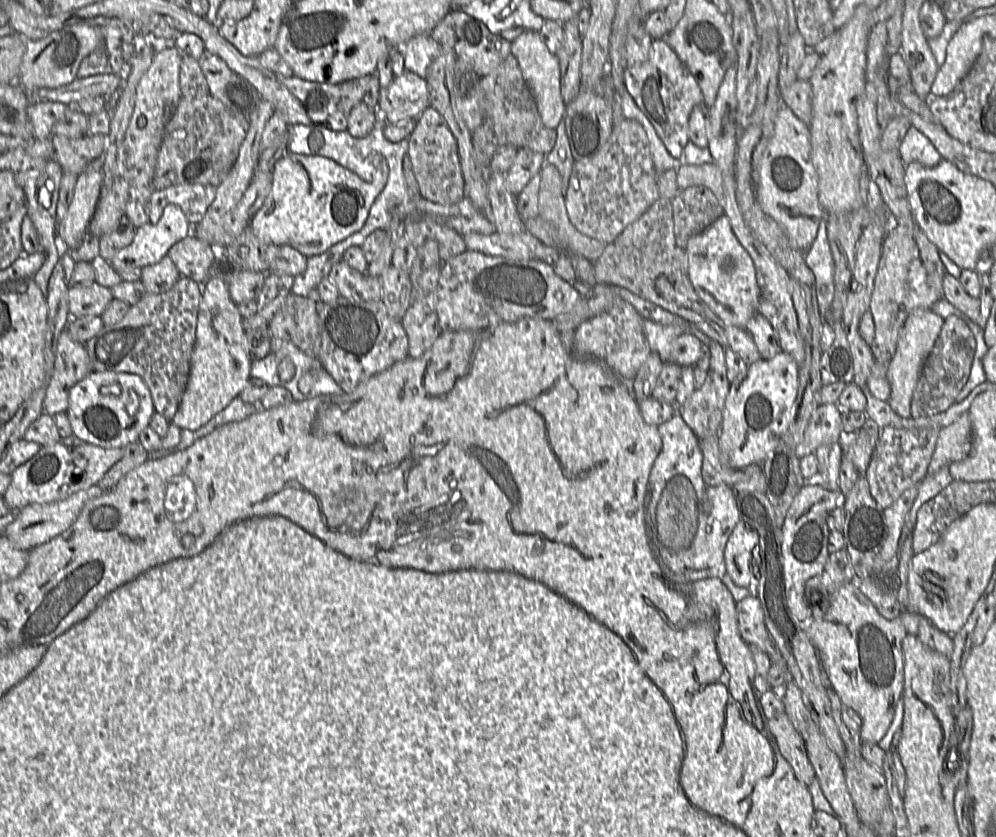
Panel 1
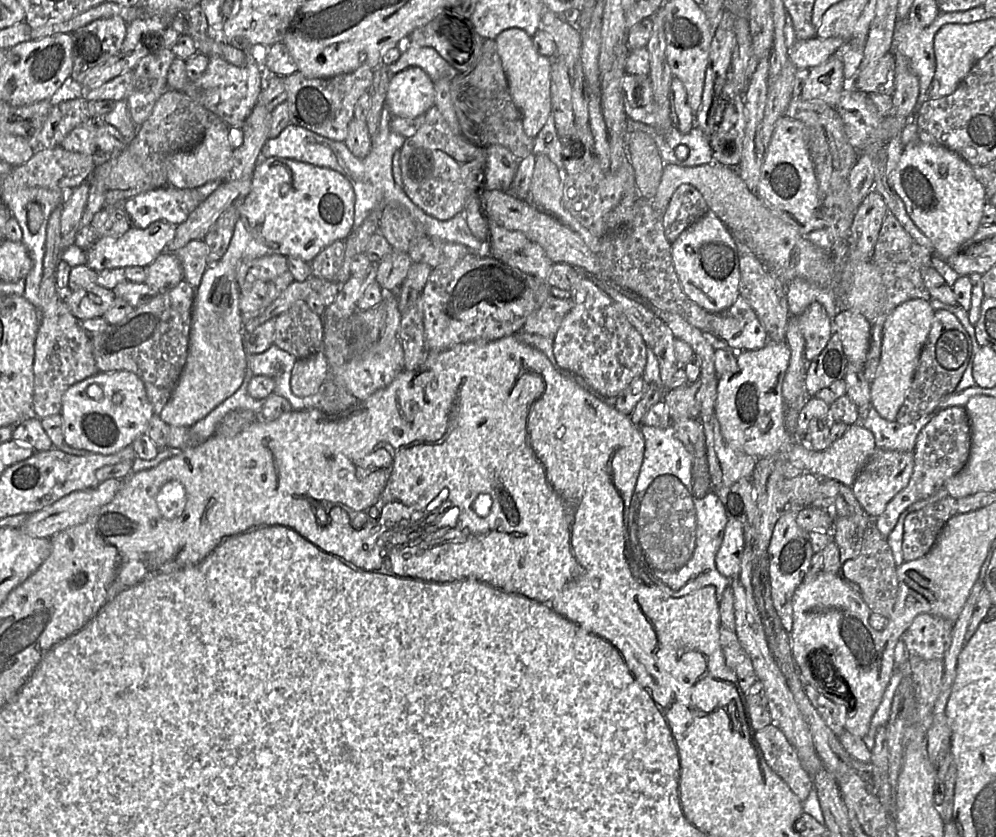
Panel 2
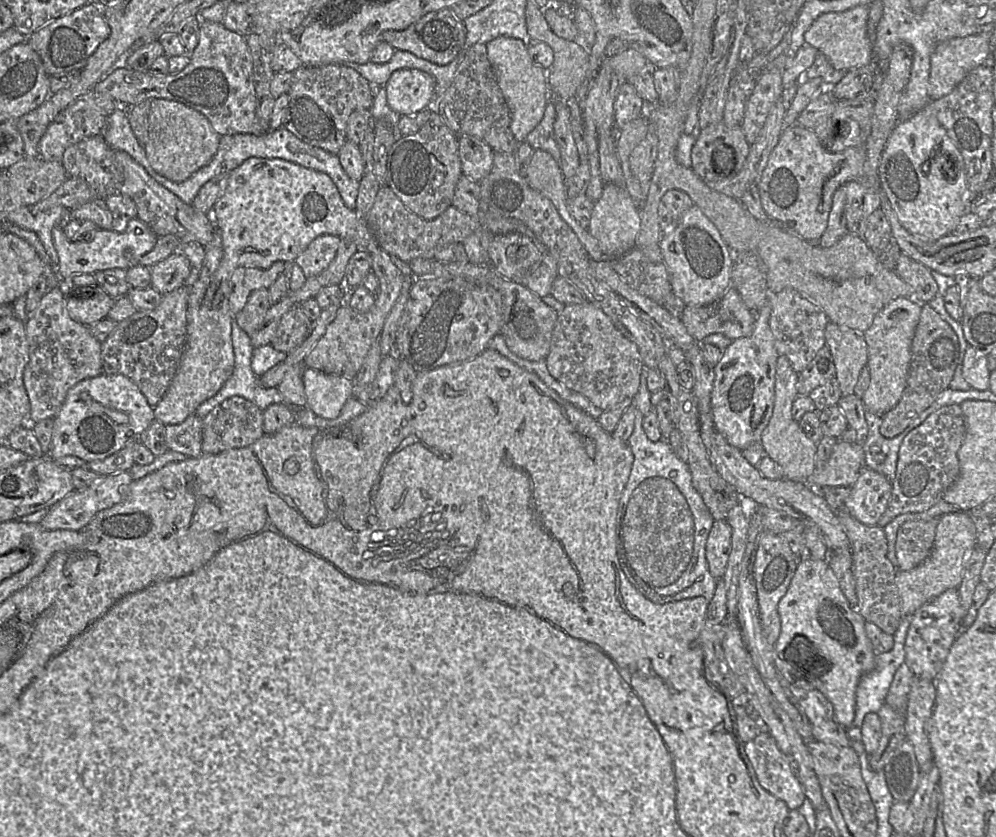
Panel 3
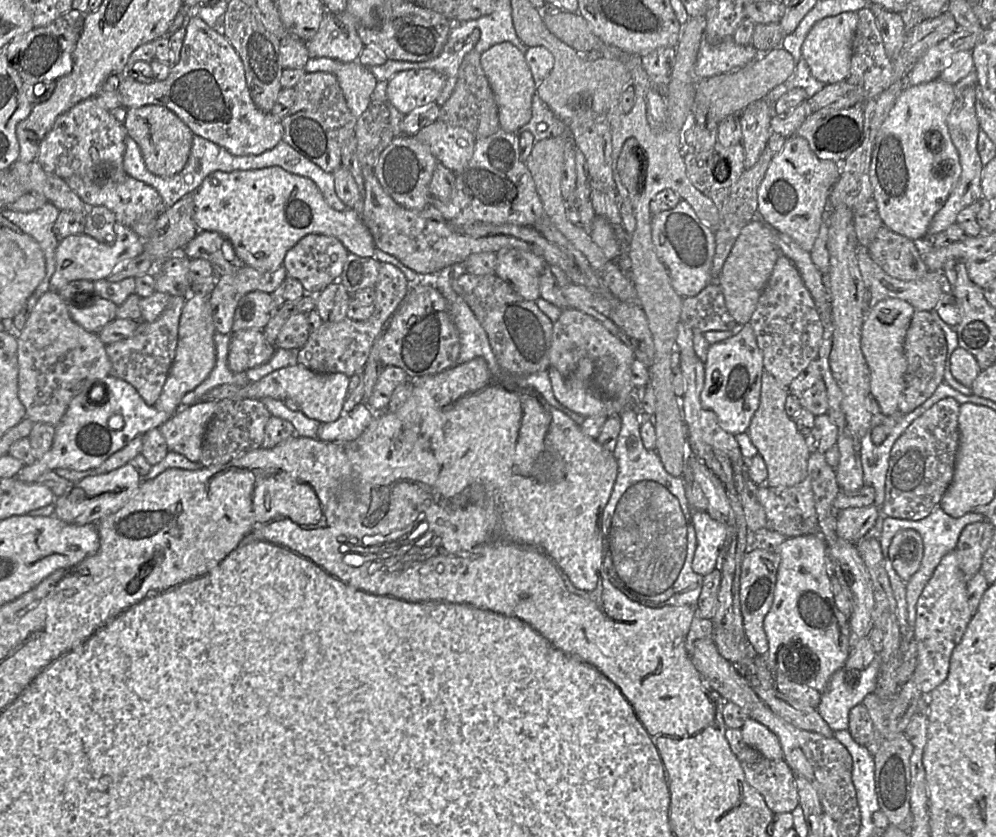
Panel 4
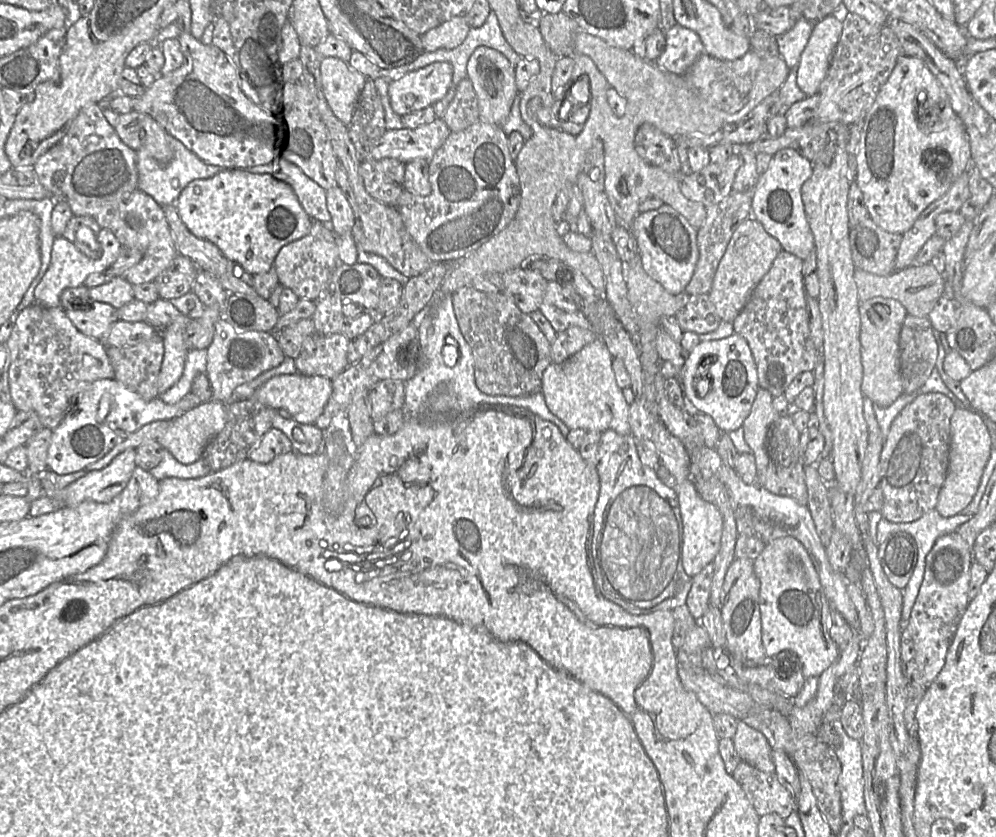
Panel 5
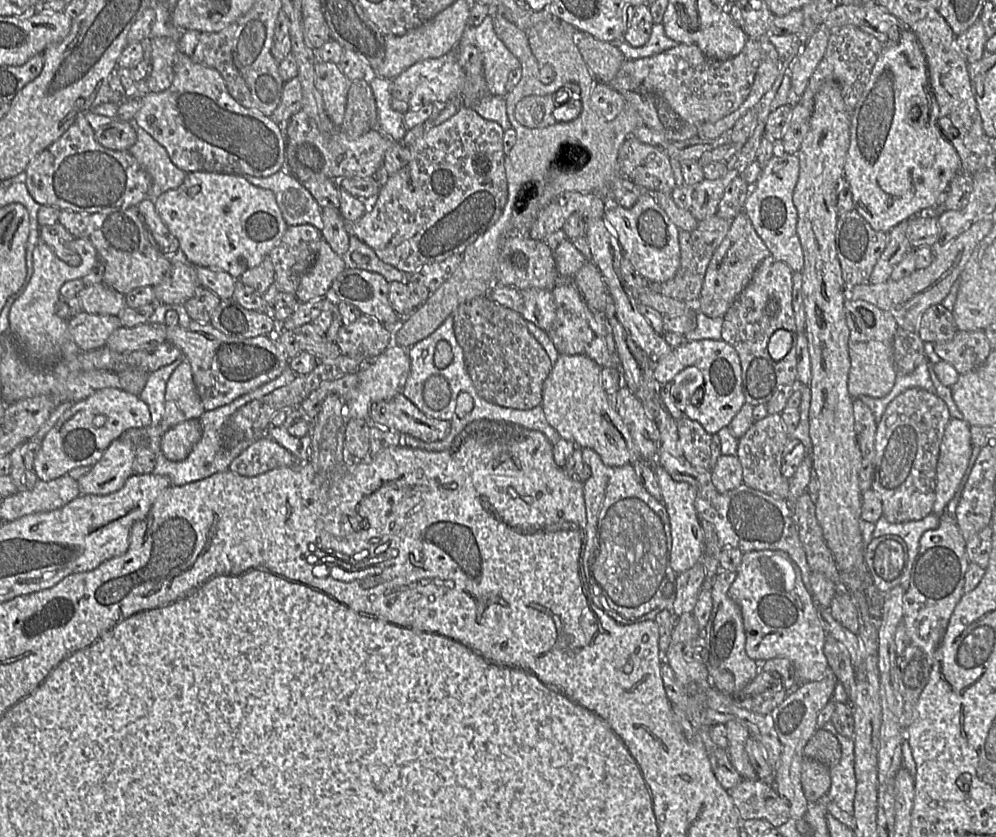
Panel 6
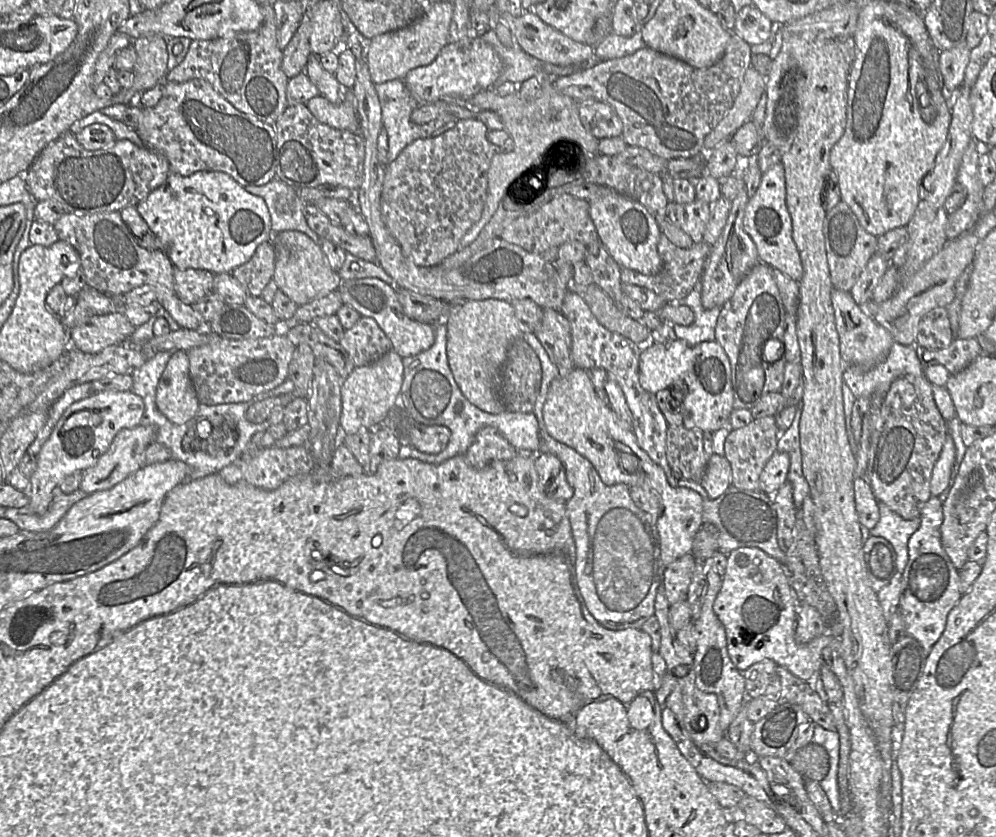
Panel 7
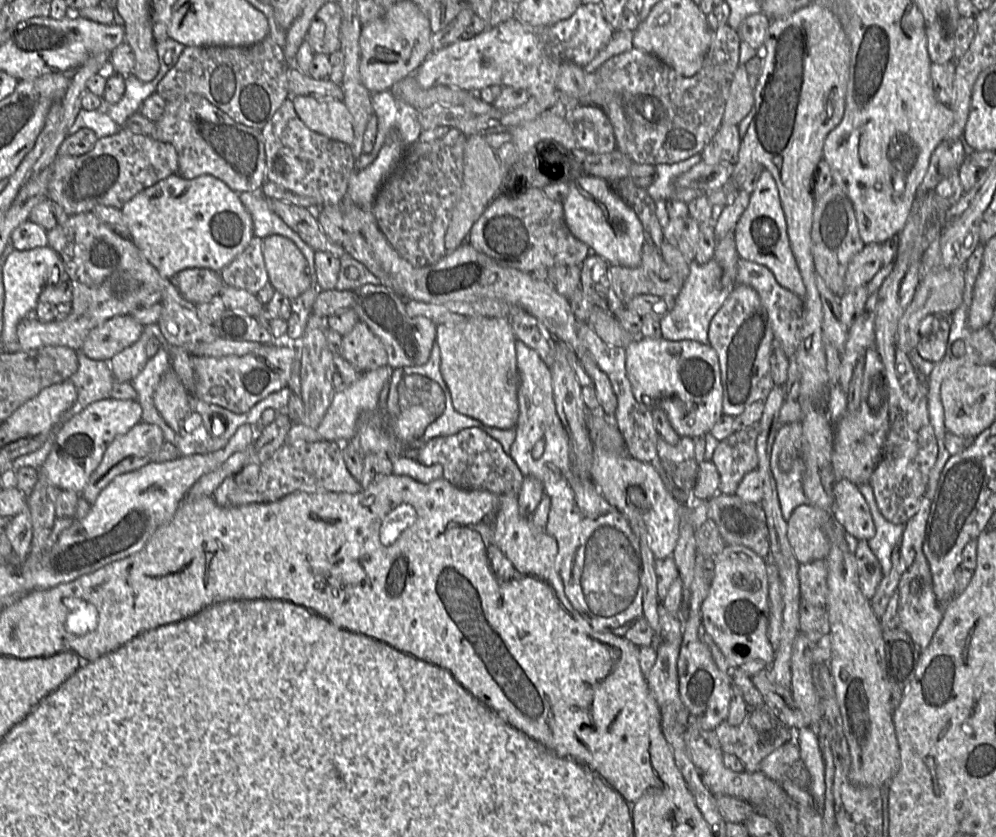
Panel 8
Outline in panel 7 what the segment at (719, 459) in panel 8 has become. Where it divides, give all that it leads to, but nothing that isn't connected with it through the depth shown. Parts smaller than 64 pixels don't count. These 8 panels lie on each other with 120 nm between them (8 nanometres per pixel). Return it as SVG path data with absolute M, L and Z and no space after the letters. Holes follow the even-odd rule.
M776 415L755 418L746 426L731 430L724 442L723 456L731 465L732 486L759 490L760 475L768 460L777 452L777 442L781 432Z

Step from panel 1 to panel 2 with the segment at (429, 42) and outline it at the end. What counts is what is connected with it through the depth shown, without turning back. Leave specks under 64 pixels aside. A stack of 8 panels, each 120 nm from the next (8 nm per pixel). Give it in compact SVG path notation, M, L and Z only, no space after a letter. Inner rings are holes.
M406 43L401 48L400 58L388 66L388 71L393 76L411 67L425 71L433 84L451 74L441 56L433 48Z

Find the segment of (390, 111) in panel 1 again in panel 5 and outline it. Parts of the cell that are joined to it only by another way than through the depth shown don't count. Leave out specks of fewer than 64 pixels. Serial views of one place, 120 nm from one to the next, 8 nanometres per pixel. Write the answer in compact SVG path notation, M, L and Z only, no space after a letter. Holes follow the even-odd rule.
M436 62L391 81L388 95L393 111L402 117L433 106L448 92L452 76L450 63Z

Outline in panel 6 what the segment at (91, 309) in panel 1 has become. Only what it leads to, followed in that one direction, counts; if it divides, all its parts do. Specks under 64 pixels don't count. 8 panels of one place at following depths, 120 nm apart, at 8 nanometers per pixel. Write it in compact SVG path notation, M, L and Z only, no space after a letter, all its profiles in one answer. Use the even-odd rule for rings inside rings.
M83 311L71 317L68 326L81 351L90 351L105 347L112 333L123 325L118 316L89 314Z

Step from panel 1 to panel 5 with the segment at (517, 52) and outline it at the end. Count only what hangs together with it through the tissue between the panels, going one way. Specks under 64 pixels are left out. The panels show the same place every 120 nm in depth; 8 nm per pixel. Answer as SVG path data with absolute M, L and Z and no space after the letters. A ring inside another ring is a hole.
M482 46L476 48L468 60L467 77L477 95L480 120L501 127L519 94L515 83L515 66L499 51Z

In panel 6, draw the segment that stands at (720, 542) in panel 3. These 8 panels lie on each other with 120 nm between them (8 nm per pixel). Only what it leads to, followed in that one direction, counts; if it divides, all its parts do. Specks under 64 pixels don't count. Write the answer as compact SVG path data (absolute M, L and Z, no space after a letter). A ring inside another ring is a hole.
M659 464L655 465L655 472L661 491L661 502L667 510L670 523L670 567L677 574L680 574L700 562L704 551L704 532L694 506L697 489L687 482L673 480Z

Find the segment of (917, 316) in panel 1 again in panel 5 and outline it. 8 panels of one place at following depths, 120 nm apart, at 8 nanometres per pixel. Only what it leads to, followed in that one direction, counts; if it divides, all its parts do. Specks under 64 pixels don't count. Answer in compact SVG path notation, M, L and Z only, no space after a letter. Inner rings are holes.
M874 297L859 305L861 320L860 344L863 366L861 390L865 398L873 403L888 407L903 393L900 370L899 338L907 311L897 300Z

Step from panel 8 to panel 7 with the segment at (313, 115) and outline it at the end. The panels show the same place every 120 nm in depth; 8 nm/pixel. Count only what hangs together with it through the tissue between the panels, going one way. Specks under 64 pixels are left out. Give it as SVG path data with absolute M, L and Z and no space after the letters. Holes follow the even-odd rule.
M319 95L310 99L305 105L319 122L339 130L360 133L357 112L344 103L334 104Z

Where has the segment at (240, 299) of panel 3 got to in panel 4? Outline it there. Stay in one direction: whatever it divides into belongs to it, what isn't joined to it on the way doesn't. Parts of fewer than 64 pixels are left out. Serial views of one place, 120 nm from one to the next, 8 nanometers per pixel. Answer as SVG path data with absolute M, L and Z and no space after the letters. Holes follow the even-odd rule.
M247 265L233 274L218 277L208 295L216 332L232 333L234 312L244 295L253 291L271 294L287 277L283 266L272 272L261 272Z

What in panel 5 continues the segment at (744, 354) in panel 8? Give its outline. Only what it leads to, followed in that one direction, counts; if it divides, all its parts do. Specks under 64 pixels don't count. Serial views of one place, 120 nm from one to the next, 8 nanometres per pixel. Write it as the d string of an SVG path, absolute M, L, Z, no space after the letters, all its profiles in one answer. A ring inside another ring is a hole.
M781 251L732 322L734 333L744 337L749 344L757 367L759 388L768 390L774 398L783 395L798 375L813 371L818 363L818 350L810 337L802 265L801 259Z

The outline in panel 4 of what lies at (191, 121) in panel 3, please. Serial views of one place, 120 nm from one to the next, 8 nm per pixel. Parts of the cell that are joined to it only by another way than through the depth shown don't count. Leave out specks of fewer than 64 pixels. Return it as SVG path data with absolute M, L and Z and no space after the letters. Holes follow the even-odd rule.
M159 105L129 108L123 112L127 135L137 142L147 169L160 177L179 173L187 163L194 135L172 111Z

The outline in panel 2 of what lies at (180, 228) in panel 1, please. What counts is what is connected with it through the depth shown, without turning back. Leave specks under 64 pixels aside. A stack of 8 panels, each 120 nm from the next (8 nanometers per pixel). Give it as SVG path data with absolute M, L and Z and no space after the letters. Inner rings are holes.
M156 221L147 228L131 227L119 237L98 237L86 253L86 265L96 272L115 268L132 266L146 267L160 254L164 253L167 246L174 239L177 225L165 221Z

